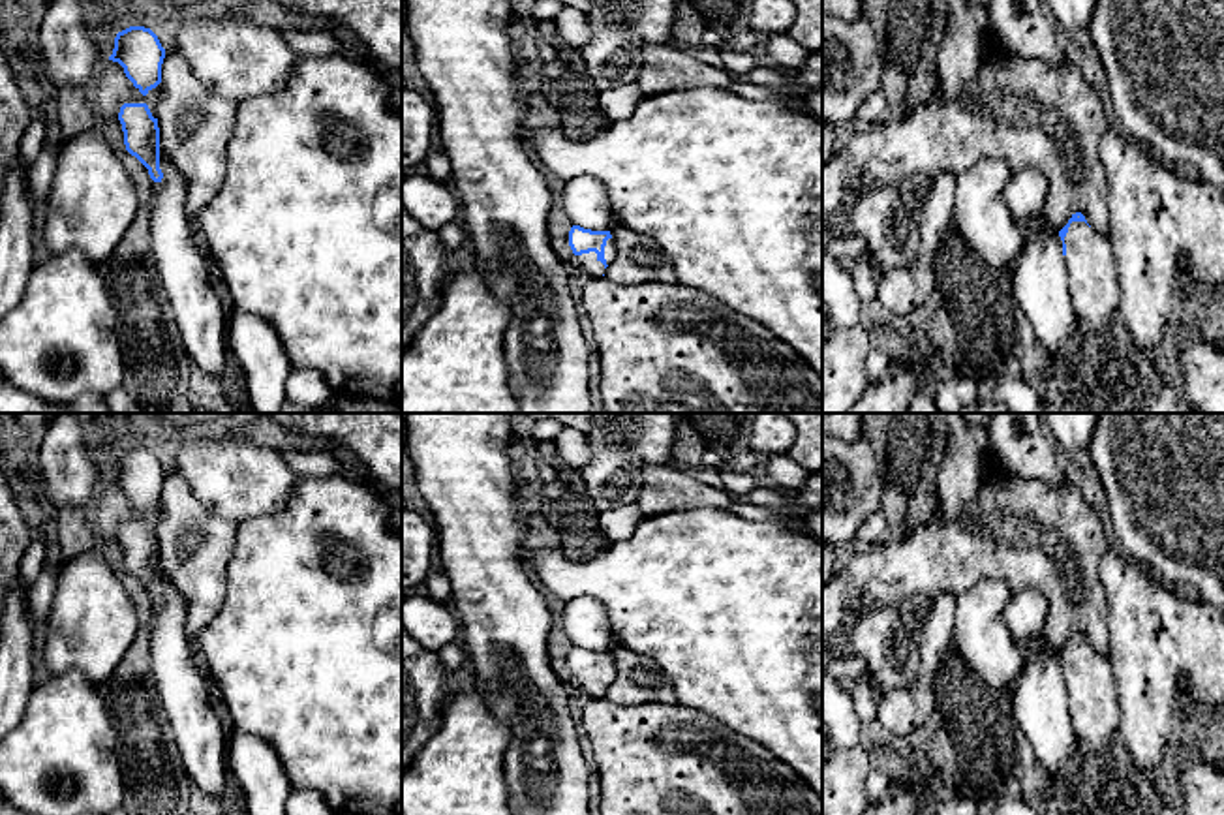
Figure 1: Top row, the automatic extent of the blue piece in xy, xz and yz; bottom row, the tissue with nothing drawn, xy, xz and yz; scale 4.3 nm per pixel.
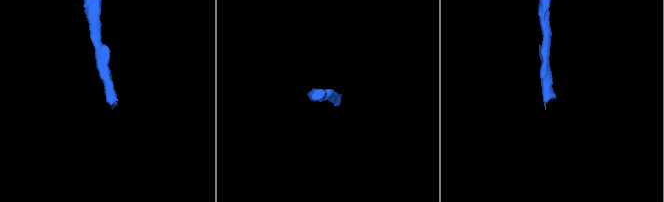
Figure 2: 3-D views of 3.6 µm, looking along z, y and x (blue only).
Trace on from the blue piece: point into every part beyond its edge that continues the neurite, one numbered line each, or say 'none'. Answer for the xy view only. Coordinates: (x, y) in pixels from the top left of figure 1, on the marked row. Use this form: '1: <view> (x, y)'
none

